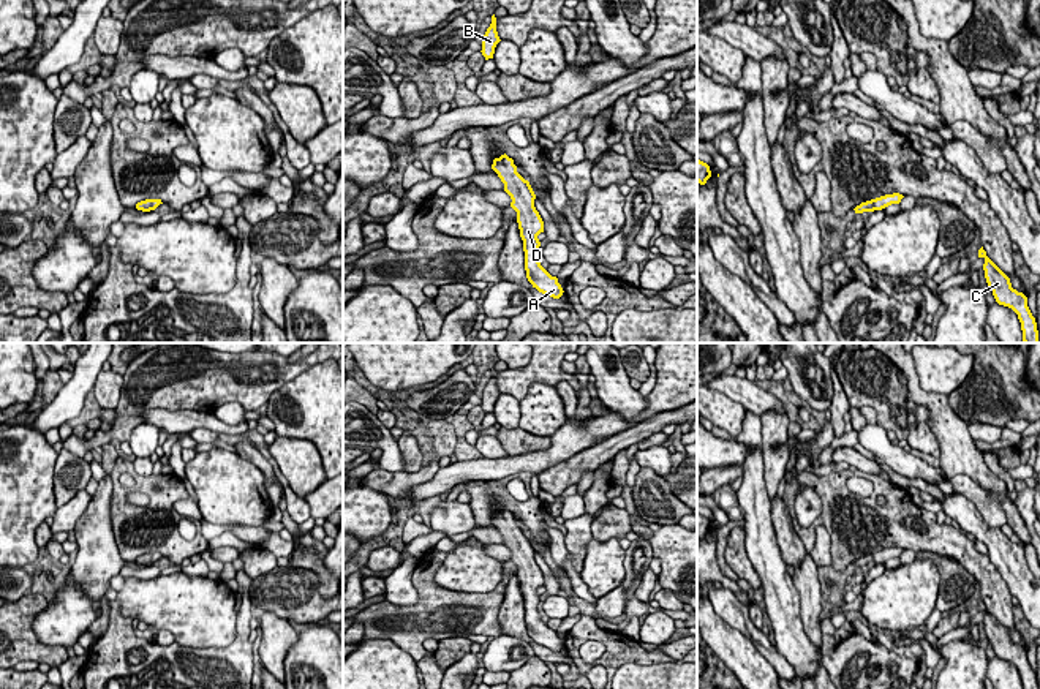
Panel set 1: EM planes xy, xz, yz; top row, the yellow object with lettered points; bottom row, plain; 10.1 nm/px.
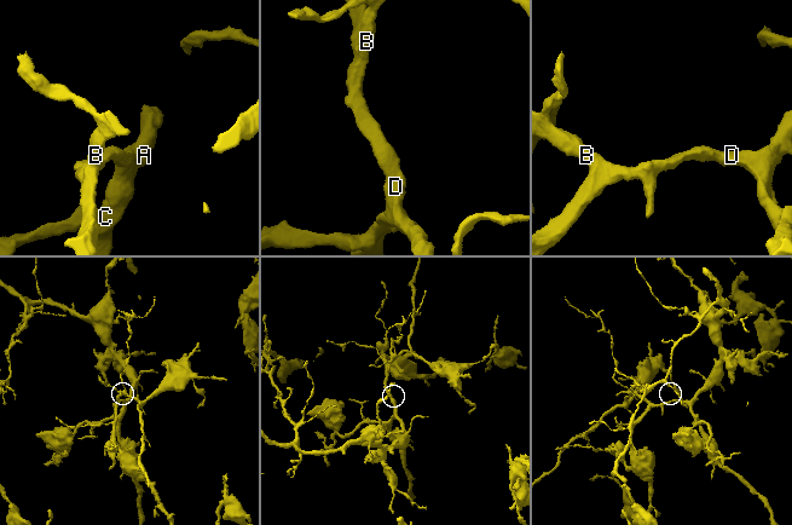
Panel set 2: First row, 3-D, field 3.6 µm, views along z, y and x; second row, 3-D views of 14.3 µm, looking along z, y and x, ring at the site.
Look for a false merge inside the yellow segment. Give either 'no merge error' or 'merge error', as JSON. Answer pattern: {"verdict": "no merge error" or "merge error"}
{"verdict": "no merge error"}

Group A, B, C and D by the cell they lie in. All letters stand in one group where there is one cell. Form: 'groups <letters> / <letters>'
groups A B C D

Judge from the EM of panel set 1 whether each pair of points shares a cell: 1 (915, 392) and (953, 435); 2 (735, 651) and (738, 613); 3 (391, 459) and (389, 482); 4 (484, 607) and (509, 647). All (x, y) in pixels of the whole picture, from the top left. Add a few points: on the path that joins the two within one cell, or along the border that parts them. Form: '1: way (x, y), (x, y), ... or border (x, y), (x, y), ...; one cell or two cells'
1: way (926, 400), (945, 424); one cell
2: border (713, 609), (738, 629), (762, 656); two cells
3: border (380, 466), (389, 471), (402, 471); two cells
4: border (501, 634), (495, 637); two cells

